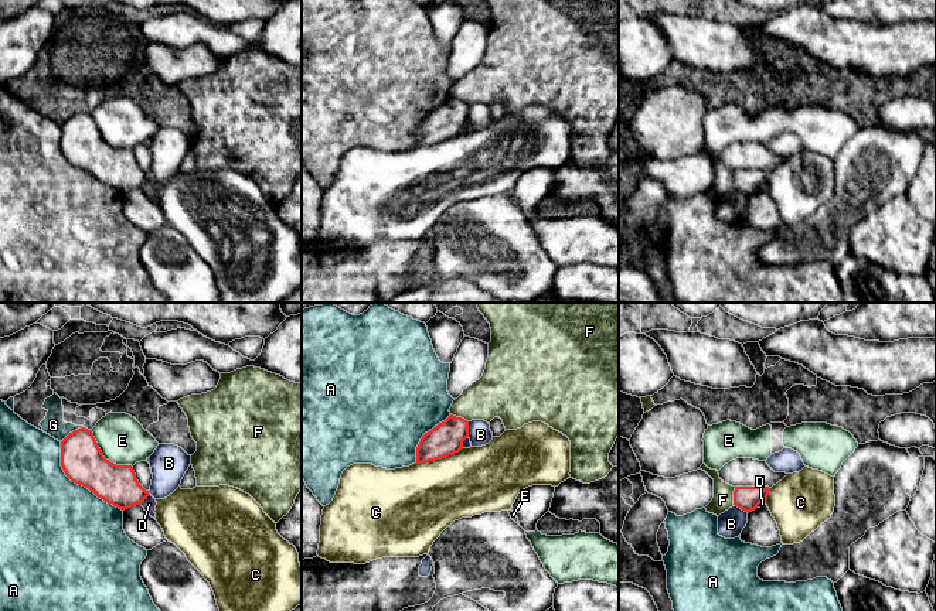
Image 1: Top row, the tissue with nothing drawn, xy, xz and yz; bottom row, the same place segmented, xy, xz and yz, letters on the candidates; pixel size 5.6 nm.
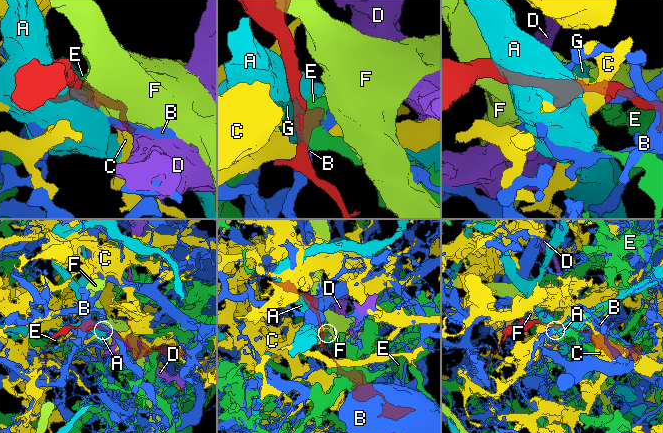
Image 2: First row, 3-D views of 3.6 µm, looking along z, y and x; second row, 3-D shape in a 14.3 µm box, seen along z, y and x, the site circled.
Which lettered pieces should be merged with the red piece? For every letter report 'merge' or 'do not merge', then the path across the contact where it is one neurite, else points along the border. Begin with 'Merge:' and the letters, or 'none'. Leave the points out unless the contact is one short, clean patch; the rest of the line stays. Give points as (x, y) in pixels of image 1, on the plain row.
Merge: none
A: do not merge
B: do not merge
C: do not merge
D: do not merge; border along xy (149, 177), (140, 187)
E: do not merge
F: do not merge
G: do not merge

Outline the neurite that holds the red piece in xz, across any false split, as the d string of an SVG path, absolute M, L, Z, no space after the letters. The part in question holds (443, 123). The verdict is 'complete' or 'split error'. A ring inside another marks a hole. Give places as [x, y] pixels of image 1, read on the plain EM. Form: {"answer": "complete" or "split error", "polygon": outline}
{"answer": "complete", "polygon": "M450 98L445 105L425 116L416 130L416 146L429 146L446 141L463 132L469 120L469 105Z"}

